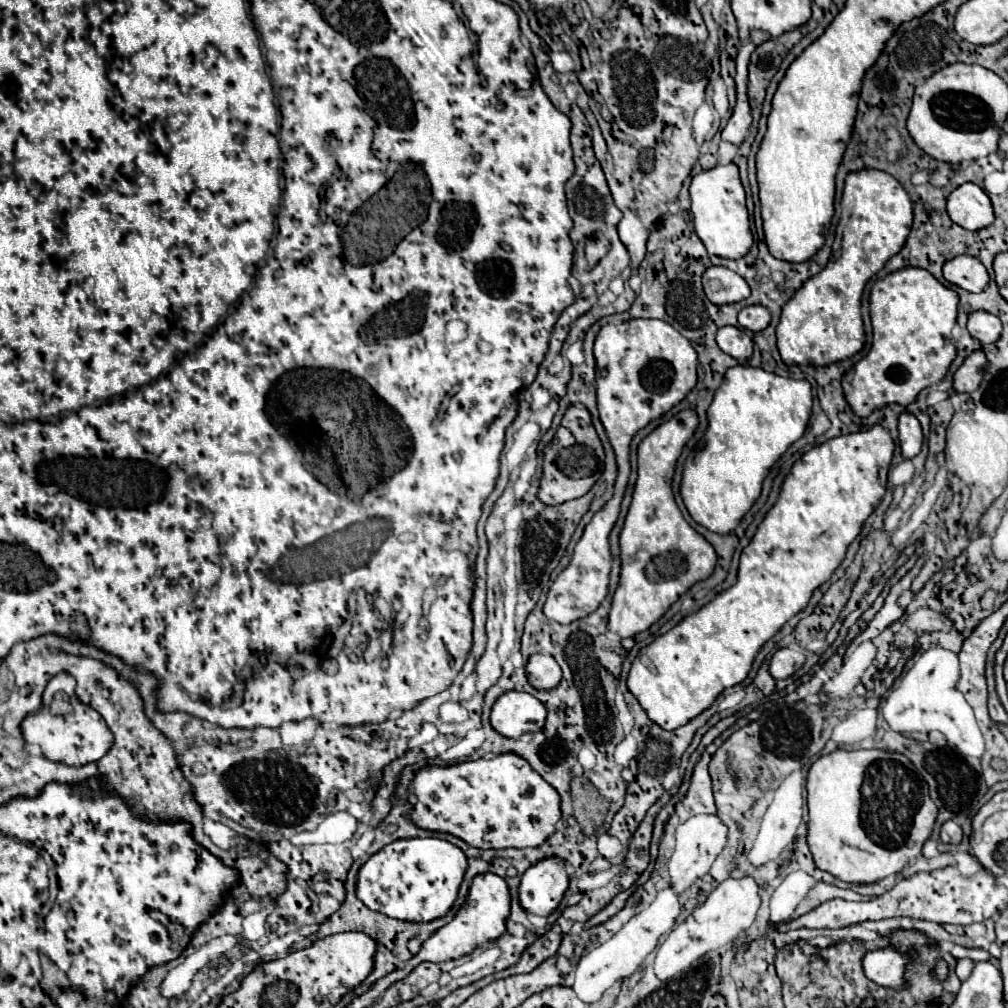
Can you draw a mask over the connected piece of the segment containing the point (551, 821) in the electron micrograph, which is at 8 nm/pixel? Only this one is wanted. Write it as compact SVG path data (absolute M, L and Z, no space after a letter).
M499 754L491 760L453 766L425 766L413 780L415 806L411 812L419 828L449 832L475 848L541 846L557 828L561 798L527 760L517 754Z

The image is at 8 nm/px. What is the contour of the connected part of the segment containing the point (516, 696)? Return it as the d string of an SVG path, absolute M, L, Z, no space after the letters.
M517 690L499 696L491 710L493 728L507 738L519 738L527 732L539 732L545 724L545 718L545 704L531 694Z

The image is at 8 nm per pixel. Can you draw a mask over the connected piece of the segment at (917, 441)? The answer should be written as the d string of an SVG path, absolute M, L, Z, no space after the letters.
M903 412L899 416L899 442L901 442L903 458L913 458L921 452L921 444L923 444L921 424L909 412Z

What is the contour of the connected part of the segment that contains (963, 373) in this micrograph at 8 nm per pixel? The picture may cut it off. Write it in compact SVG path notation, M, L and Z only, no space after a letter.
M975 350L973 354L969 354L965 358L961 368L955 372L953 388L957 392L973 392L973 390L977 390L981 380L983 380L985 368L987 368L987 358L985 358L983 350Z

